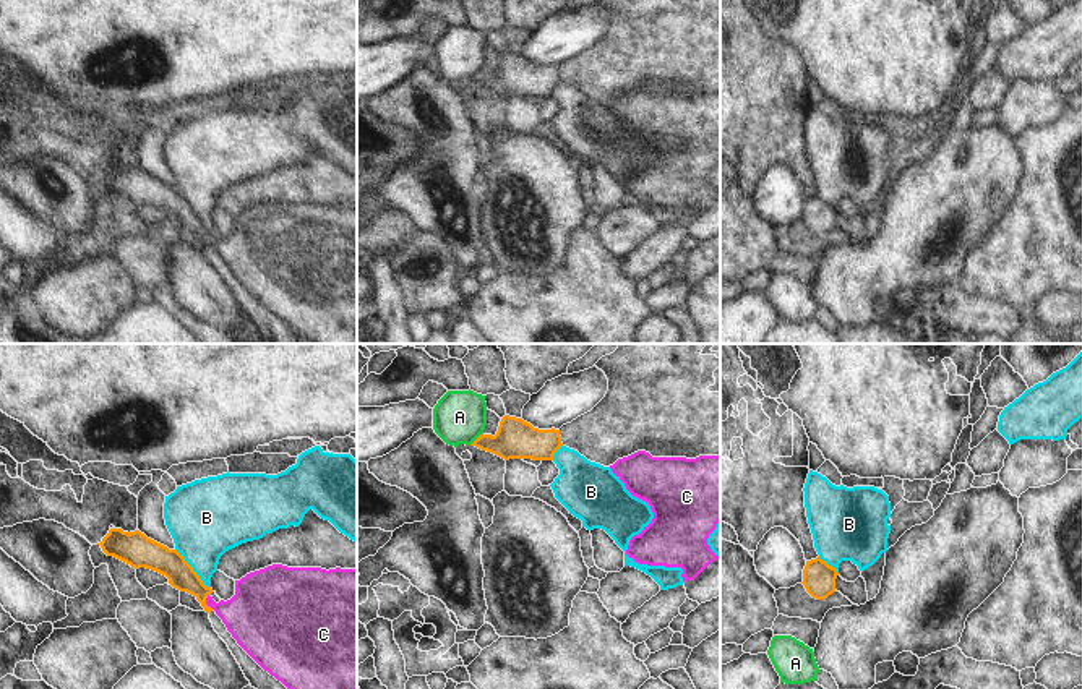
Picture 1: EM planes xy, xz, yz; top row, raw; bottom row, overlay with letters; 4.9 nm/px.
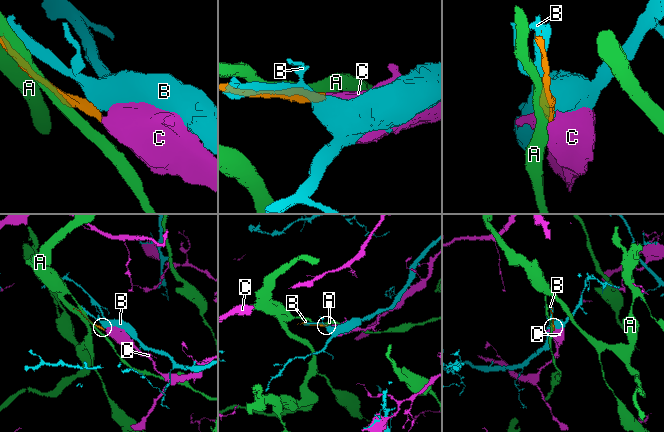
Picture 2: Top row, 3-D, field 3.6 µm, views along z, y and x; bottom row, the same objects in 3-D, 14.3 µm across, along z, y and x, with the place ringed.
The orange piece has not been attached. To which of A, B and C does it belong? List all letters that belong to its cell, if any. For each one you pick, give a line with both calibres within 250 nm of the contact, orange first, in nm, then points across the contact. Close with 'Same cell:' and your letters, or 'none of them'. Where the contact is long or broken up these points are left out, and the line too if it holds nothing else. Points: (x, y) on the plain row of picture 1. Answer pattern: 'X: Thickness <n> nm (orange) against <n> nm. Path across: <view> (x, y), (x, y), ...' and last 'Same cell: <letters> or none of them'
C: Thickness 140 nm (orange) against 280 nm. Path across: xy (172, 201), (205, 239), (227, 248), (253, 252)
Same cell: C.

